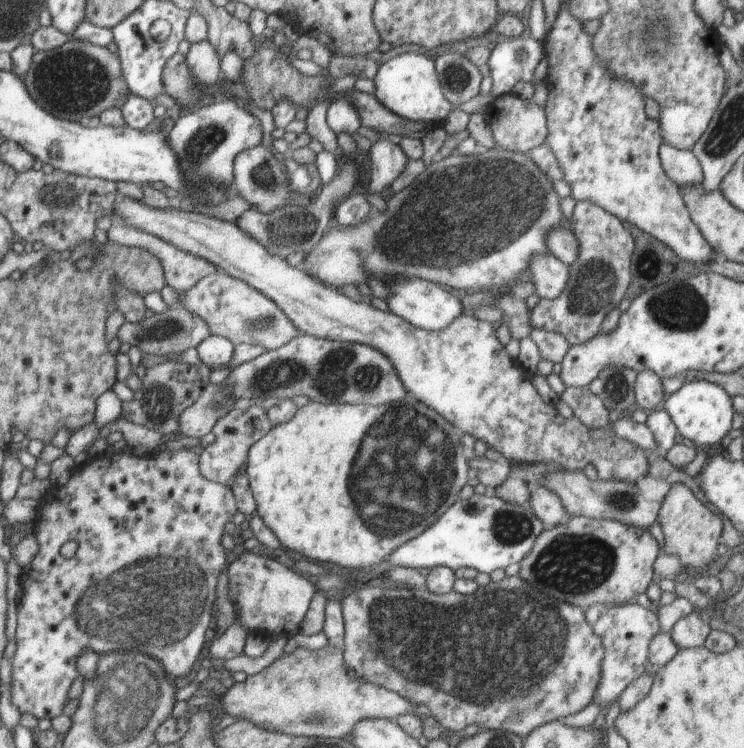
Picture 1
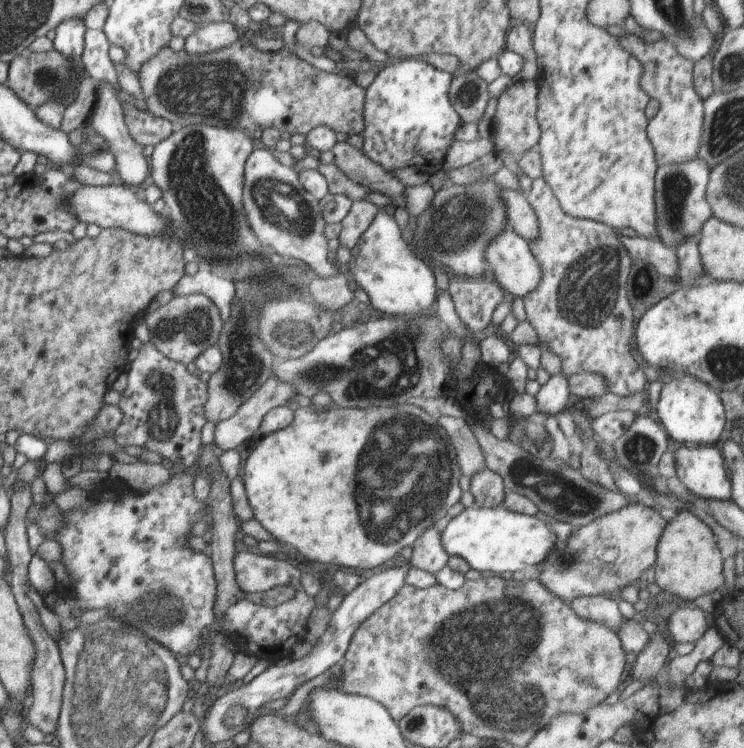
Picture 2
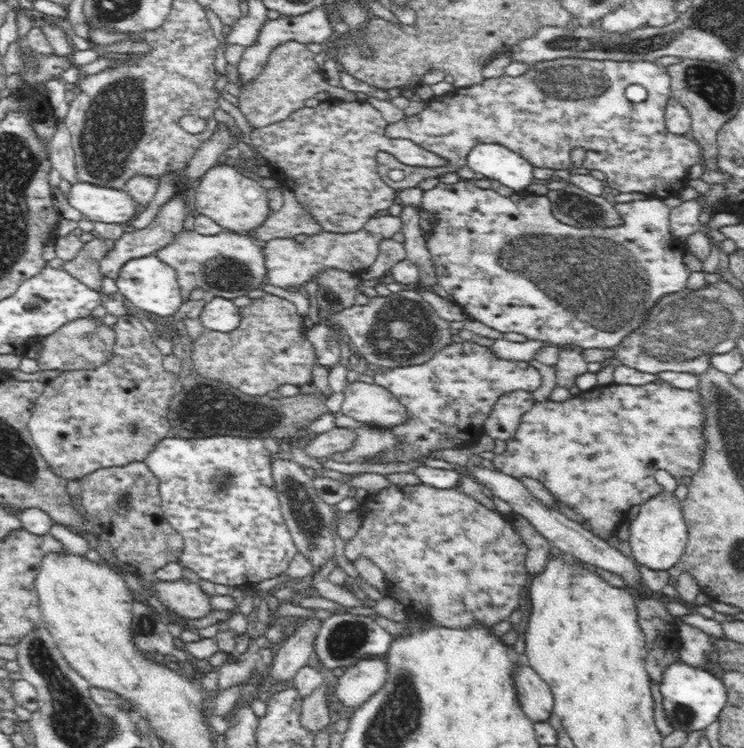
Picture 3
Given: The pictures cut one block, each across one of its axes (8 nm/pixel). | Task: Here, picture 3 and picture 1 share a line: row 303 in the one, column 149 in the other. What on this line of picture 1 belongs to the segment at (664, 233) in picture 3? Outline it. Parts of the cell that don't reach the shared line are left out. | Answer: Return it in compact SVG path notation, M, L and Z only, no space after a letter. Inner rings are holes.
M164 450L164 452L140 458L126 451L123 454L113 455L99 454L90 457L80 468L76 468L71 473L68 482L60 487L54 487L43 500L40 500L37 508L36 520L34 521L34 533L38 540L38 554L31 562L30 571L21 578L21 590L17 600L17 631L16 652L12 656L12 682L10 682L10 696L12 704L20 712L32 714L37 720L42 718L57 718L68 713L71 703L77 700L82 694L84 676L78 673L76 660L86 652L97 652L99 655L108 652L142 652L148 653L156 660L164 664L166 672L170 678L180 679L187 682L188 674L191 674L192 666L196 664L204 642L206 642L206 632L212 622L212 606L214 606L214 596L216 596L216 580L220 572L226 566L226 552L222 548L220 540L224 526L232 521L236 514L236 500L234 494L228 486L216 484L211 480L206 480L203 474L198 474L198 454L192 450ZM75 541L78 548L74 557L65 558L60 554L60 548L66 542ZM192 596L206 596L208 606L202 610L198 616L198 622L192 626Z

